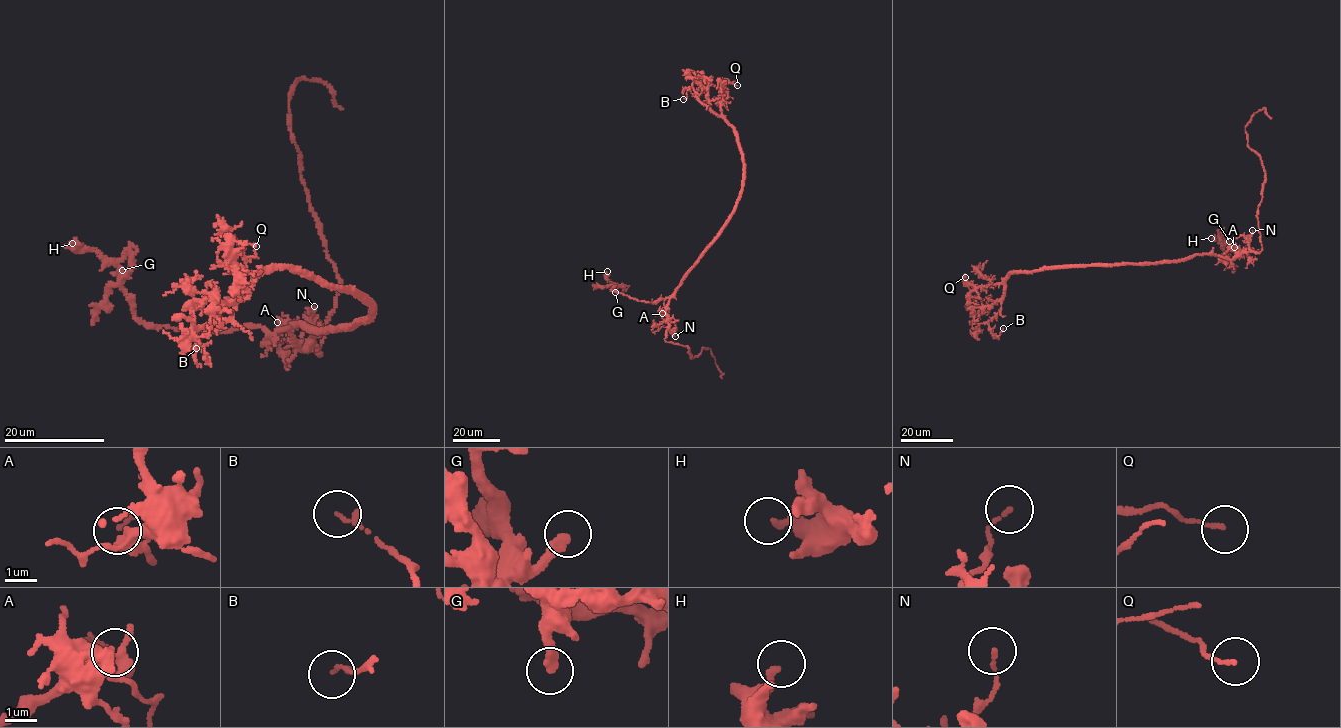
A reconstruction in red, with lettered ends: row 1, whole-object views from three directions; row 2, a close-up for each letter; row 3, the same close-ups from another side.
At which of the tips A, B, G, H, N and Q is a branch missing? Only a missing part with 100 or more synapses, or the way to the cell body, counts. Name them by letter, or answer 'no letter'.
no letter

